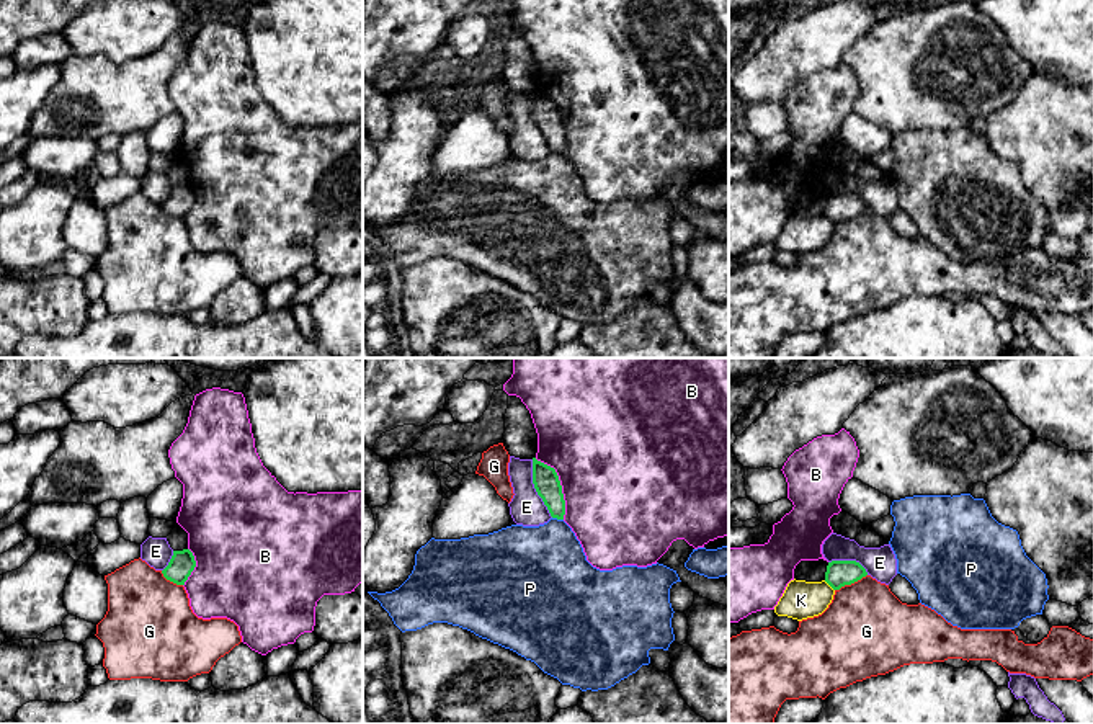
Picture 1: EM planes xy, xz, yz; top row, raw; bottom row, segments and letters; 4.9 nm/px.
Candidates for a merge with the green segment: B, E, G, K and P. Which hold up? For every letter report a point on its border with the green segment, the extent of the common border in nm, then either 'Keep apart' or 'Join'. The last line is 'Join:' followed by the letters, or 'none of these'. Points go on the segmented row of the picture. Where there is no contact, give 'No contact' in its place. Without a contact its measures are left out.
B: Touches green at xz (559, 484). Shared border 340 nm. Keep apart
E: Touches green at xz (535, 487). Shared border 300 nm. Keep apart
G: Touches green at yz (850, 584). Shared border 180 nm. Keep apart
K: Touches green at yz (829, 584). Shared border 80 nm. Keep apart
P: Touches green at xz (557, 518). Shared border 60 nm. Keep apart
Join: none of these

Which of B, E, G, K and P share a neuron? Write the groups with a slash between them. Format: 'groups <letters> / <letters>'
groups B / E / G / K / P

